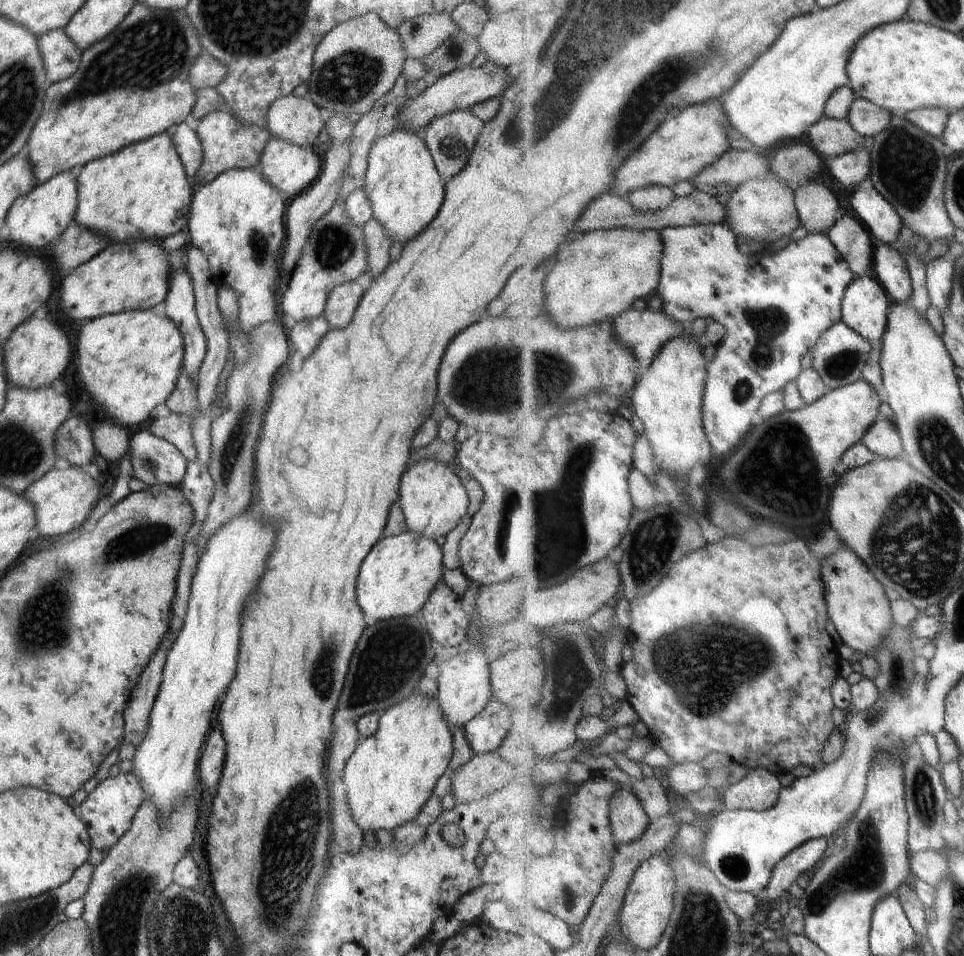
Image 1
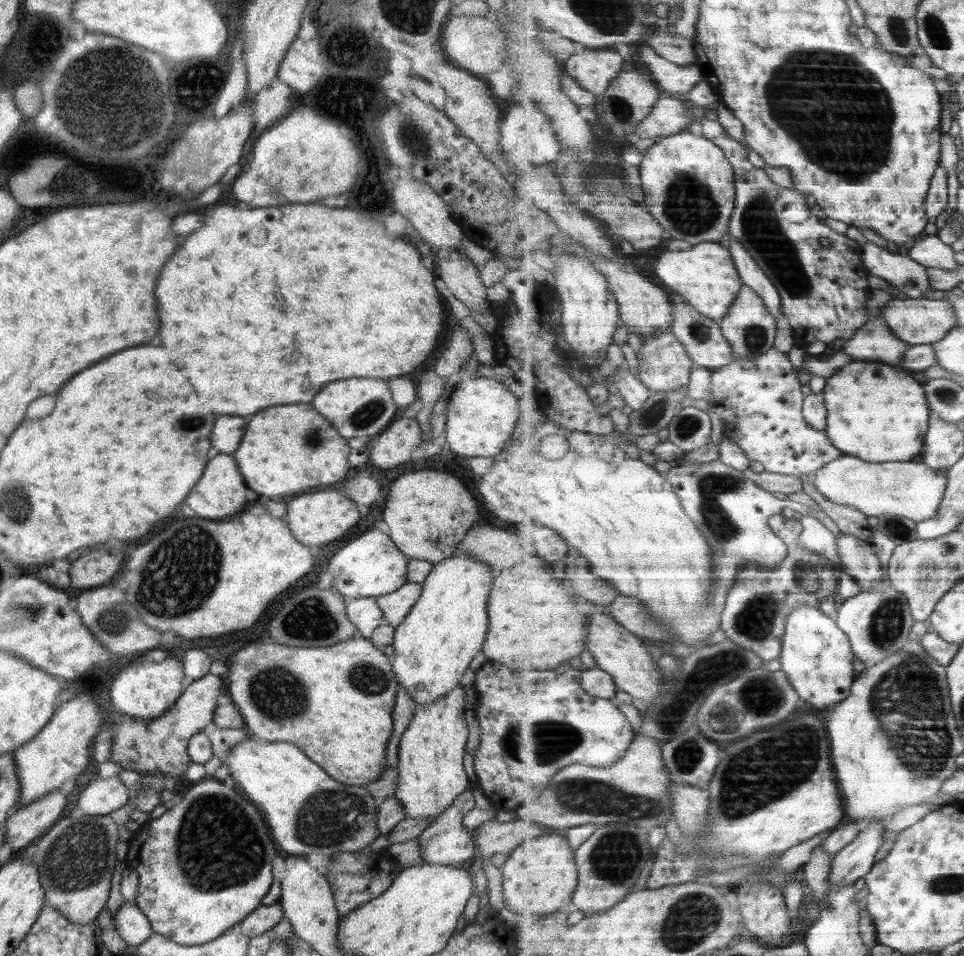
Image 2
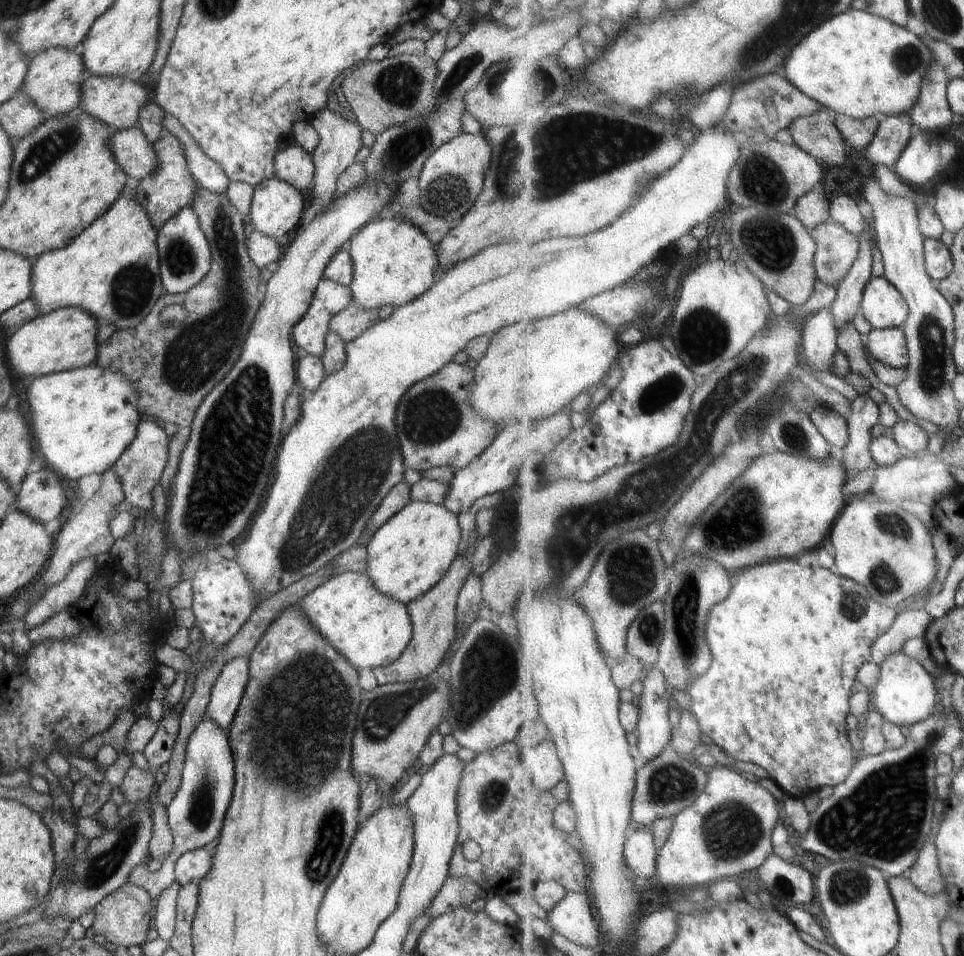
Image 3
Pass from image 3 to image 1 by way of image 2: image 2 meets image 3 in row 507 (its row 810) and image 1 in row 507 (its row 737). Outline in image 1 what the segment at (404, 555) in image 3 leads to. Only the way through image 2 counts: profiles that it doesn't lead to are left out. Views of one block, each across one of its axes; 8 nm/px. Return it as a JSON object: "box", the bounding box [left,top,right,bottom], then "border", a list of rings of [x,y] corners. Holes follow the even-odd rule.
{"box":[400,458,469,540],"border":[[[430,458],[412,464],[404,472],[400,480],[400,502],[407,530],[435,540],[458,526],[467,513],[469,498],[455,473],[455,466],[446,466]]]}

